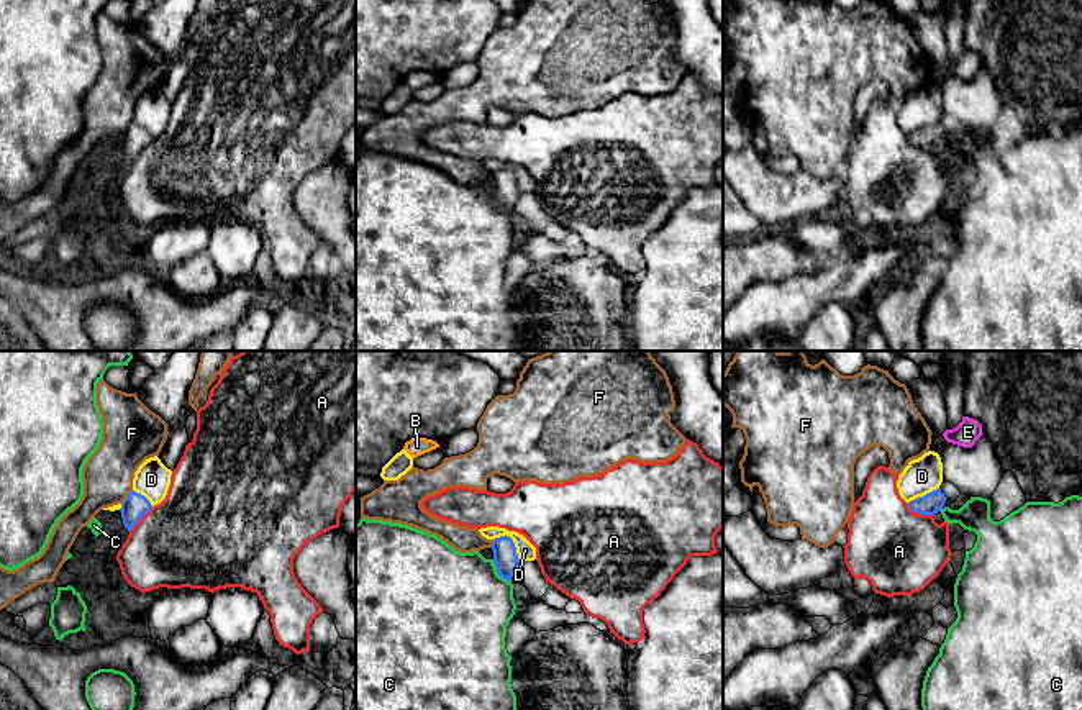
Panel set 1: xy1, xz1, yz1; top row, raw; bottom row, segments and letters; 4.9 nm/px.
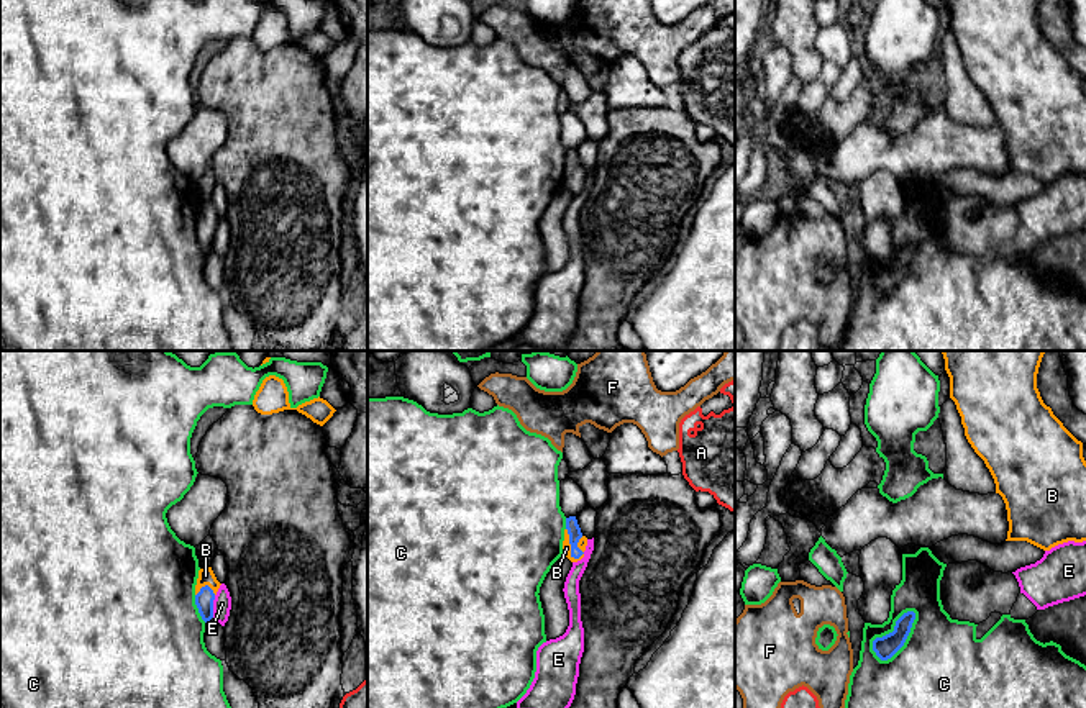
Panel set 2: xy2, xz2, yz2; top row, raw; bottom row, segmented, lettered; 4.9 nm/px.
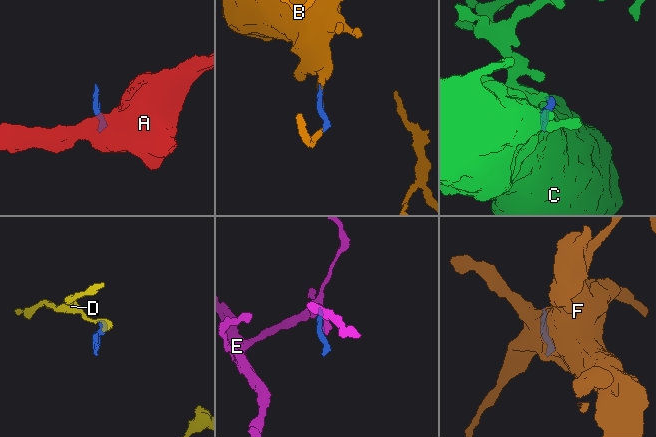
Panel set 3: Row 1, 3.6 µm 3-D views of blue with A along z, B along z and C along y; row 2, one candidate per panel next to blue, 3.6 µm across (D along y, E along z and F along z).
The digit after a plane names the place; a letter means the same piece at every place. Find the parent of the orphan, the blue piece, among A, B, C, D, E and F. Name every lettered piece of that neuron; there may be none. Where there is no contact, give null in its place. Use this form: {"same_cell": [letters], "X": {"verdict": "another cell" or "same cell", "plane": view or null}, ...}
{"same_cell": ["B"], "A": {"verdict": "another cell", "plane": "yz1"}, "B": {"verdict": "same cell", "plane": "xz2"}, "C": {"verdict": "another cell", "plane": "yz2"}, "D": {"verdict": "another cell", "plane": "xz1"}, "E": {"verdict": "another cell", "plane": "xy2"}, "F": {"verdict": "another cell", "plane": "xy1"}}

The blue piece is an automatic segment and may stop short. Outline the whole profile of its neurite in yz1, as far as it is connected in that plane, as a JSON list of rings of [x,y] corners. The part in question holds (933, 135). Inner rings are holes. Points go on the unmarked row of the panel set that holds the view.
[[[936,121],[923,130],[908,134],[908,141],[920,148],[934,148],[943,143],[944,134],[944,126],[941,125],[941,121]]]

